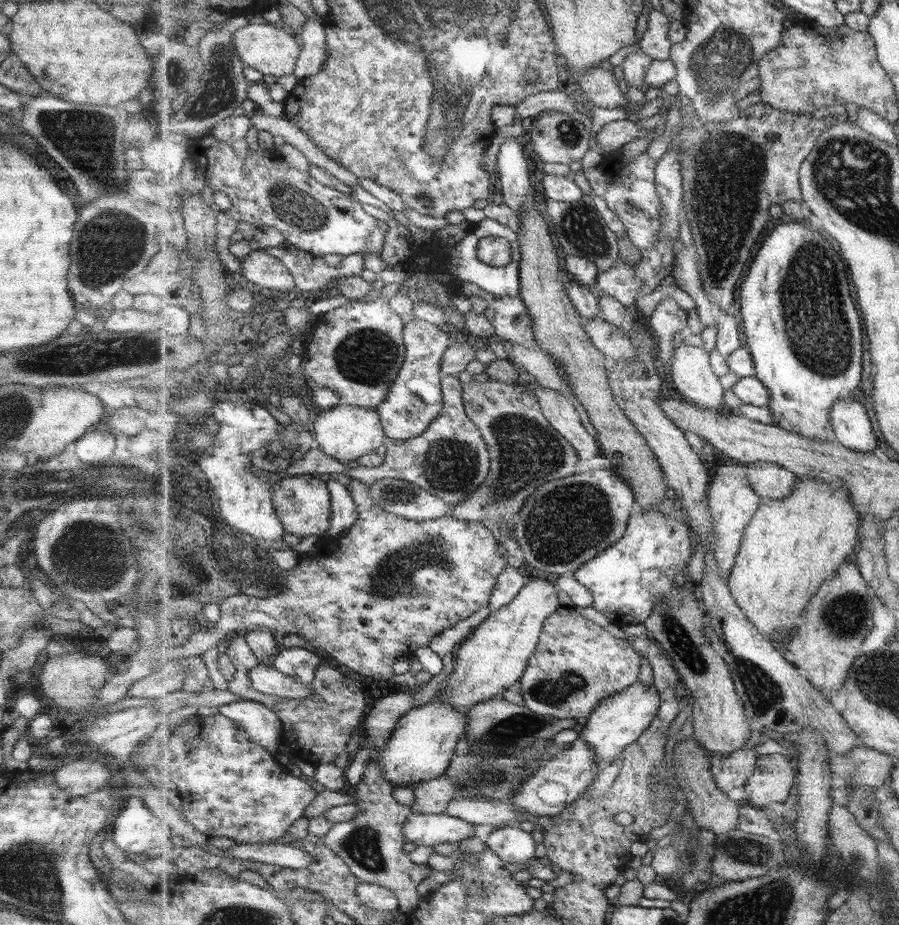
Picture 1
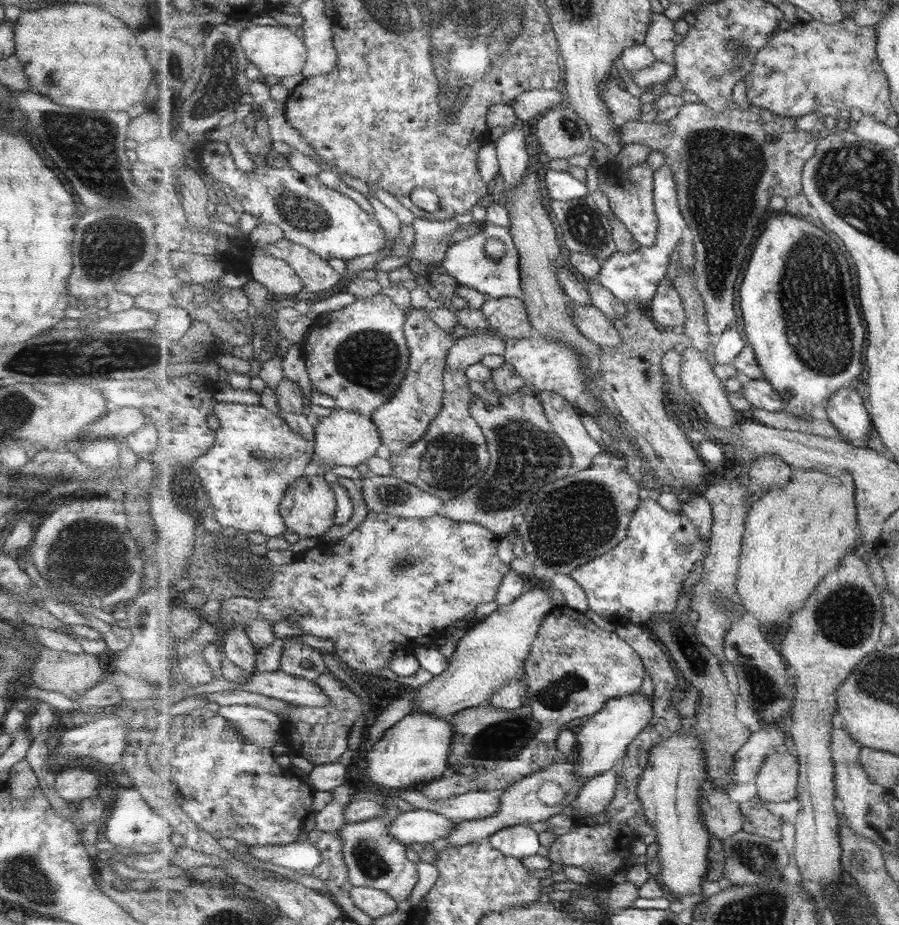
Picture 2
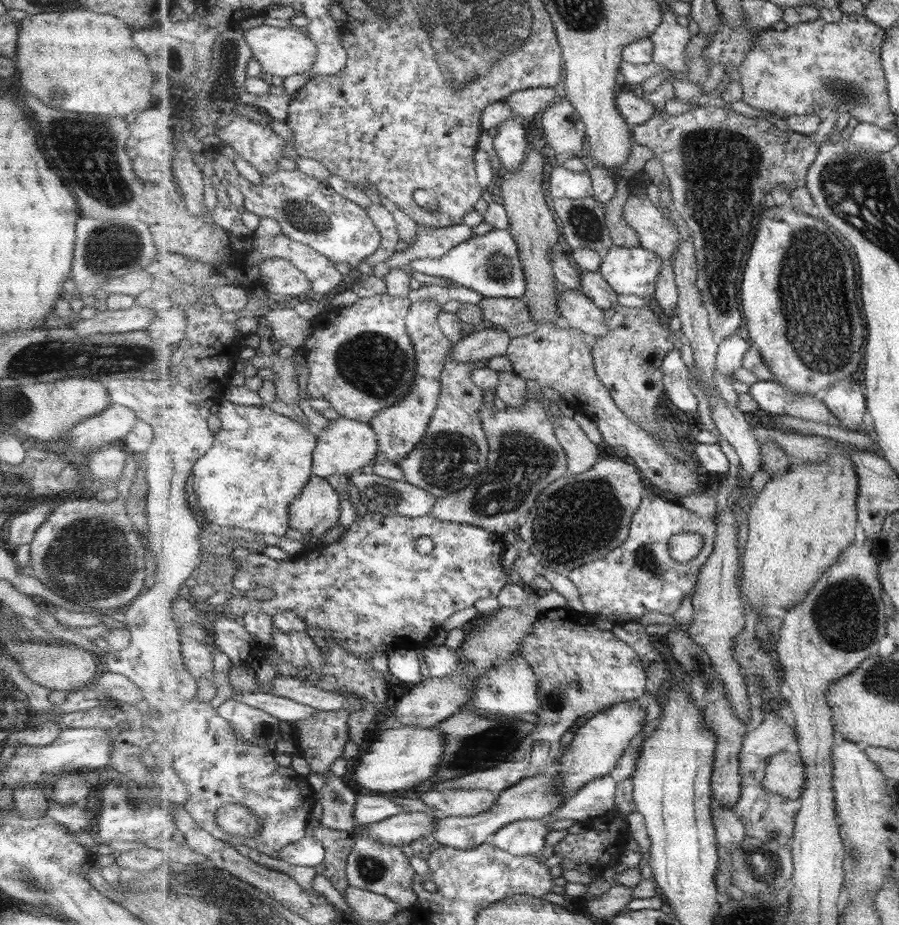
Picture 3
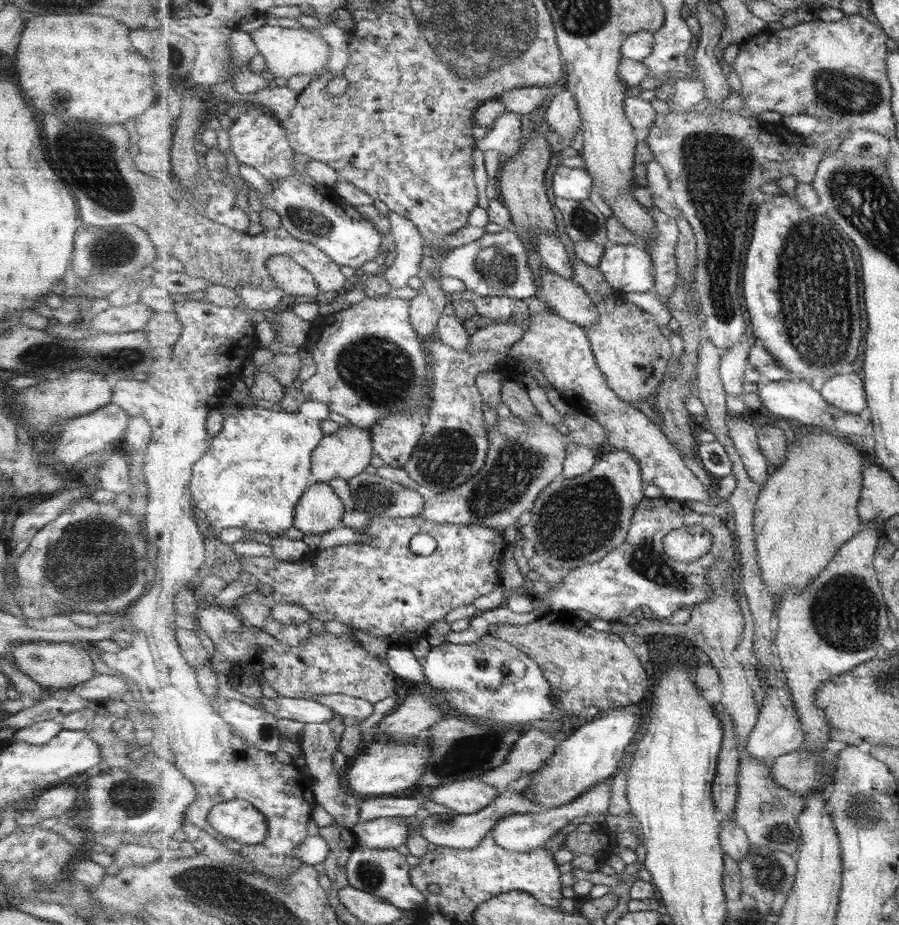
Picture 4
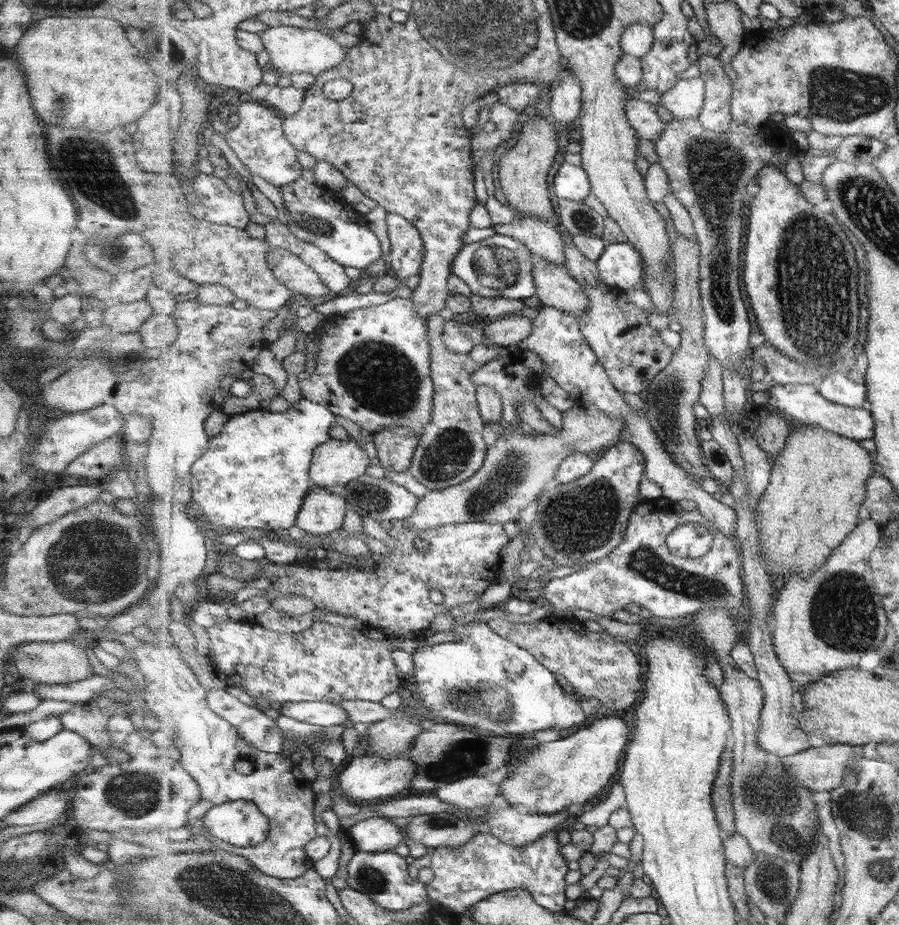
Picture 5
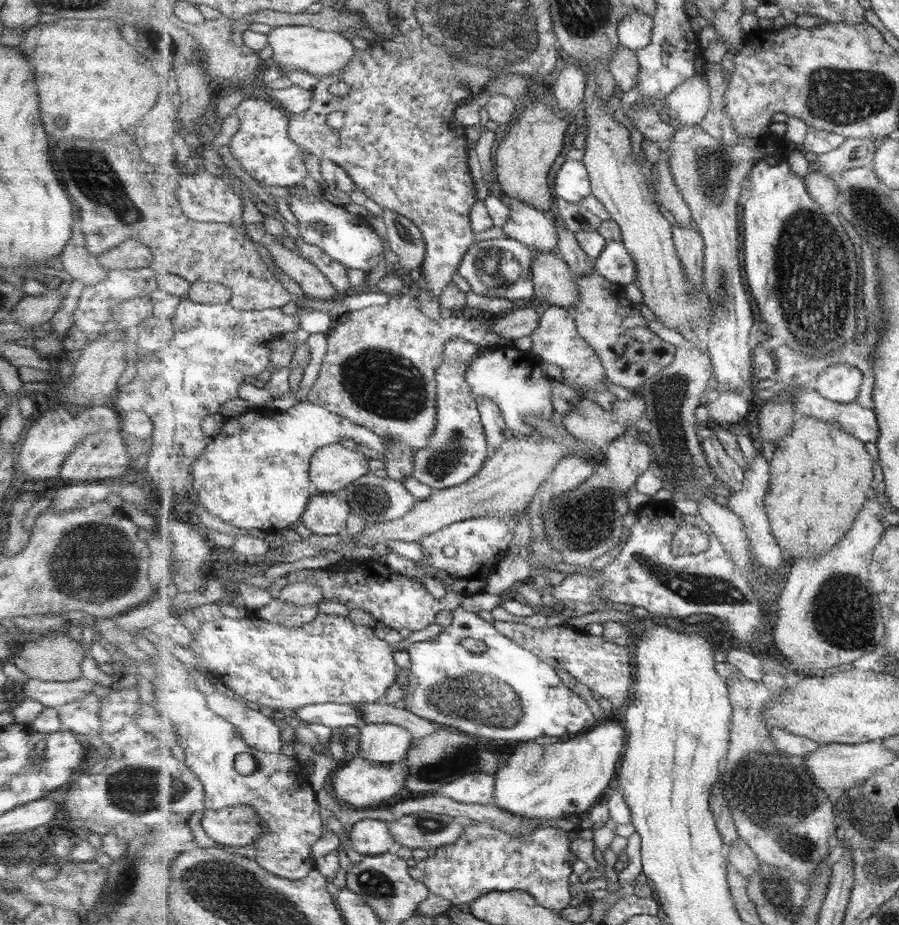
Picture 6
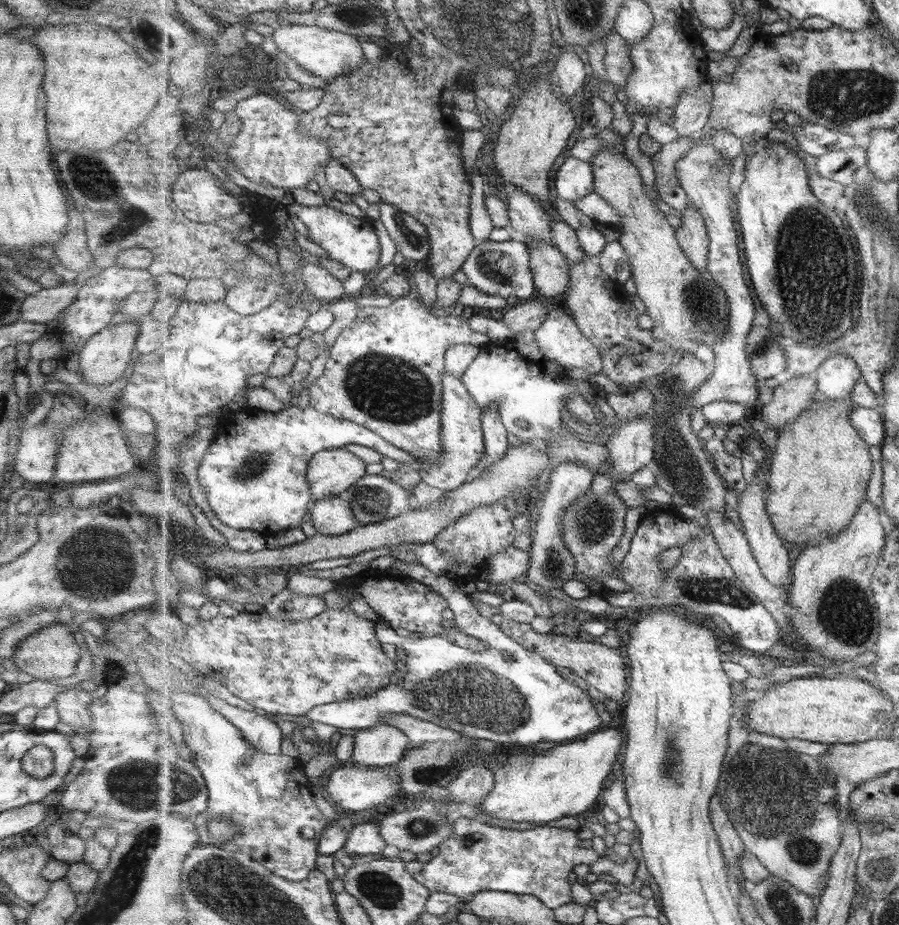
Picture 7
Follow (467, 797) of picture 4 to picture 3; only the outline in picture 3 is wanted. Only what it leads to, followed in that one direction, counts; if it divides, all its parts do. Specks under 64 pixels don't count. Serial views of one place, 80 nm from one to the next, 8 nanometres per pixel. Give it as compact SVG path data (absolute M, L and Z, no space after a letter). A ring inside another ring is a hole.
M454 788L422 793L418 799L437 810L437 816L477 816L494 808L498 793L484 788Z

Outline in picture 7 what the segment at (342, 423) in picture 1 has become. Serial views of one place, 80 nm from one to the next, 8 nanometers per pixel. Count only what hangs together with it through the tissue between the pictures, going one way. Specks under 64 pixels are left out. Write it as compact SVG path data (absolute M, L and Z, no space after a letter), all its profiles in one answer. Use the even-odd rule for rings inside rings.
M345 447L317 454L308 467L308 482L313 498L342 497L353 484L367 476L367 464Z

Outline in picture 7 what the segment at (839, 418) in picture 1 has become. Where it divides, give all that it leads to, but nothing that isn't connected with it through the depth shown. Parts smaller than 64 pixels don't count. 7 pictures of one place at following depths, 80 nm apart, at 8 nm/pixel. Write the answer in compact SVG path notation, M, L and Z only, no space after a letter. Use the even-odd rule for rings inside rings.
M844 352L834 354L822 364L823 370L816 374L820 396L833 400L845 400L853 394L857 380L861 378L858 373L859 366L853 357Z

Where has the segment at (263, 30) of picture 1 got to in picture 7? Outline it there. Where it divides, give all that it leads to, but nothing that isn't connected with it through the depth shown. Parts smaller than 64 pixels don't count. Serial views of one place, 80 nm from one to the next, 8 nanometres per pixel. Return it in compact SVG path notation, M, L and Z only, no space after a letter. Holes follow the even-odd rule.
M284 24L274 30L271 38L279 51L283 51L305 70L325 81L351 74L360 64L367 61L367 56L361 47L362 38L337 30Z

